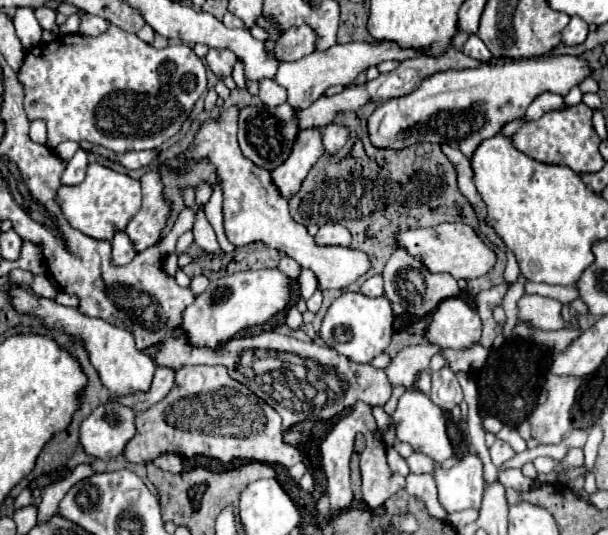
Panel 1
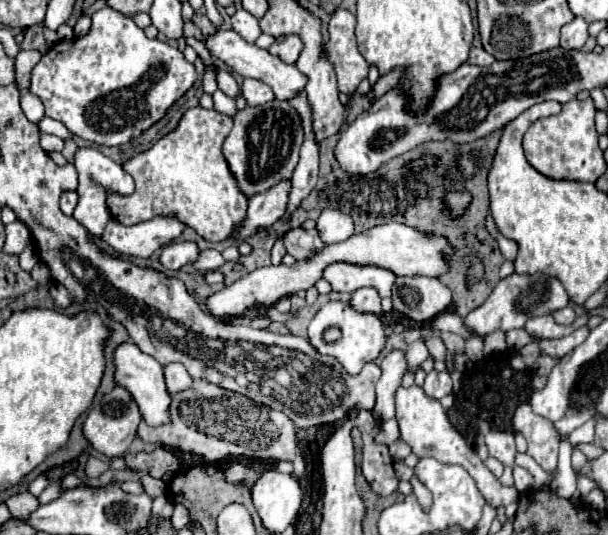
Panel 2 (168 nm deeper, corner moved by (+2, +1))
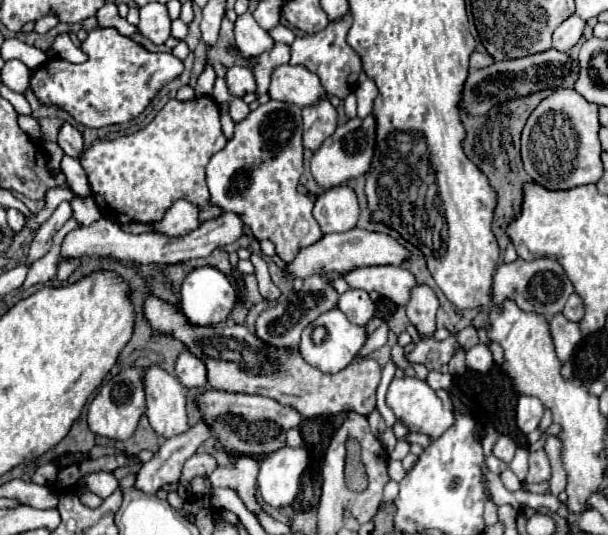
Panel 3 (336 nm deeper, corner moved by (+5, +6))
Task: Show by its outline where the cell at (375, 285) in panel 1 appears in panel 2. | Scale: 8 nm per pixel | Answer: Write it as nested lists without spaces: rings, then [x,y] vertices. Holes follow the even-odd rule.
[[[362,287],[354,293],[354,297],[350,299],[350,305],[356,309],[356,311],[370,311],[370,313],[376,313],[380,315],[382,309],[380,309],[380,295],[376,289],[370,289],[370,287]]]

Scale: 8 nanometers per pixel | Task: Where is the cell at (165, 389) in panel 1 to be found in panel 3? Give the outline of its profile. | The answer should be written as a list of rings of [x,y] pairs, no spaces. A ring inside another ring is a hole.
[[[183,352],[177,358],[175,374],[185,388],[203,388],[207,384],[207,368],[203,360],[199,360],[191,352]]]

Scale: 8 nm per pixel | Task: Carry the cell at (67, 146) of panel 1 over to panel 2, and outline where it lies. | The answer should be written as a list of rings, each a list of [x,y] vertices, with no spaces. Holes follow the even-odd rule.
[[[42,133],[42,137],[40,137],[40,145],[44,151],[62,151],[64,149],[64,141],[60,137],[46,135],[46,133]]]

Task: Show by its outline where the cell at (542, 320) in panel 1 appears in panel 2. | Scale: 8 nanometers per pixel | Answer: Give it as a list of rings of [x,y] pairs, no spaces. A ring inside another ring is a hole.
[[[566,307],[566,309],[558,309],[558,313],[550,313],[552,317],[554,317],[554,321],[558,323],[558,325],[570,325],[572,321],[574,321],[574,311],[572,311],[572,307]]]

